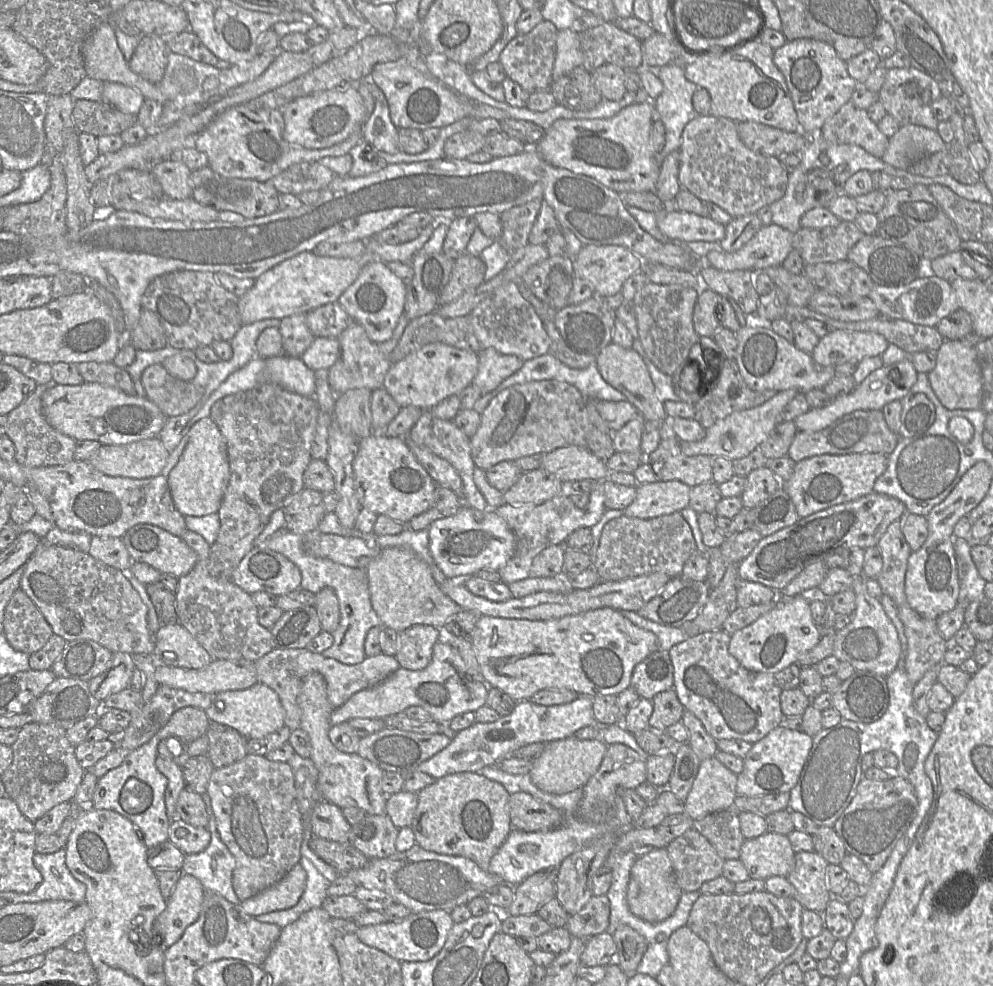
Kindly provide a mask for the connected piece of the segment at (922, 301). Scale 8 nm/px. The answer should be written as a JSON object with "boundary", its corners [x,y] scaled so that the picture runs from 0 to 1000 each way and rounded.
{"boundary":[[[926,262],[923,281],[918,286],[906,290],[880,288],[874,301],[890,322],[942,332],[950,323],[967,312],[964,300],[954,284],[941,279],[938,264],[934,262]]]}

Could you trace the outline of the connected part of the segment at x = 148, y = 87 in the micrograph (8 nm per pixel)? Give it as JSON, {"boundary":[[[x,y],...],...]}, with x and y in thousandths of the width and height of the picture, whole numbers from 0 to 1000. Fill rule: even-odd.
{"boundary":[[[102,21],[90,34],[83,47],[83,57],[88,77],[104,83],[117,83],[131,87],[141,93],[146,100],[156,101],[162,105],[168,102],[159,85],[144,80],[130,69],[129,63],[120,50],[115,26],[110,21]]]}

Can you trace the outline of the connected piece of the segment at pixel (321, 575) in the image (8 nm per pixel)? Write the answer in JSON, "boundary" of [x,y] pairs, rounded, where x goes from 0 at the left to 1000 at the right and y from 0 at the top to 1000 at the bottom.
{"boundary":[[[285,535],[285,540],[270,546],[266,551],[271,557],[285,562],[301,576],[304,584],[302,596],[316,602],[321,601],[327,595],[332,595],[337,599],[341,610],[342,631],[334,641],[336,647],[334,655],[323,663],[346,673],[361,673],[369,667],[367,652],[371,640],[377,635],[385,634],[375,616],[370,579],[369,576],[348,574],[329,566],[316,565],[307,560],[307,549],[309,546],[317,546],[319,540],[320,538],[298,542]]]}

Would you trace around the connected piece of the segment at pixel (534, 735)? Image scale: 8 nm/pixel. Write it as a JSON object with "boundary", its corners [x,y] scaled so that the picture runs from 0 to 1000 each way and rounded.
{"boundary":[[[582,706],[574,713],[548,716],[534,710],[523,711],[517,721],[504,726],[498,732],[478,732],[459,742],[446,761],[420,777],[420,781],[441,791],[463,783],[483,783],[488,777],[497,776],[532,755],[576,747],[585,738],[600,734],[597,724],[597,707]]]}

